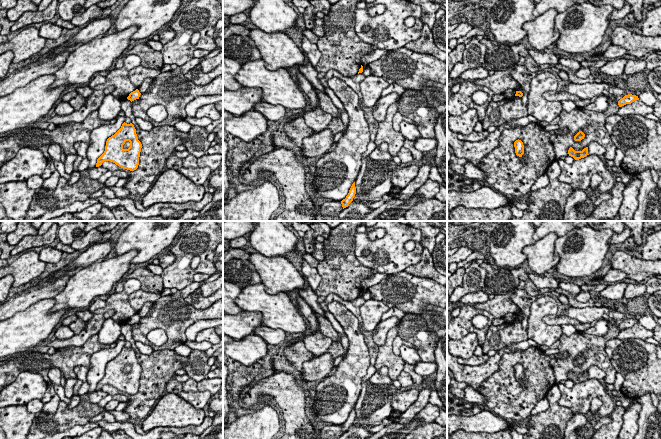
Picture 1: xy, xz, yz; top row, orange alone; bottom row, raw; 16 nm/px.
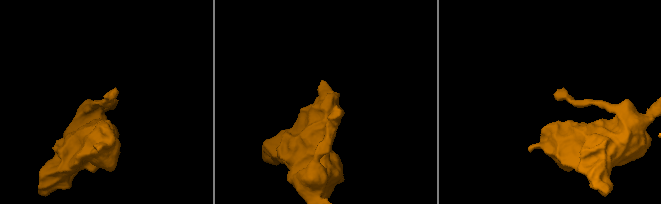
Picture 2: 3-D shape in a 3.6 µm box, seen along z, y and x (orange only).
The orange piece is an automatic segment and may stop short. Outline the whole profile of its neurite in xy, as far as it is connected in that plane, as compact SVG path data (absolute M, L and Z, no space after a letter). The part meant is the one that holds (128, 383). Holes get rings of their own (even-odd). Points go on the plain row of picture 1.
M123 347L121 352L106 365L104 377L97 383L96 391L110 385L123 393L134 395L138 392L142 368L138 364L132 347Z

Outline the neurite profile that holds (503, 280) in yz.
M483 262L480 265L487 272L485 278L485 292L488 295L502 295L514 291L521 281L525 283L523 290L530 296L542 296L544 288L538 288L523 268L504 266L494 269L491 264Z

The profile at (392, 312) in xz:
M390 308L386 313L382 315L381 320L384 321L390 319L391 317L397 317L398 319L402 320L408 314L409 313L401 311L397 308Z

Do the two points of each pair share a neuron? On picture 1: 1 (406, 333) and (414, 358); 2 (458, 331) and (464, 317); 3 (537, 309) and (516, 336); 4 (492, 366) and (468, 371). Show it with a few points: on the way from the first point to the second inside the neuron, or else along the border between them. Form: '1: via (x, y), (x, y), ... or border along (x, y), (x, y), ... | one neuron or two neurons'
1: border along (416, 349), (421, 360) | two neurons
2: via (458, 328), (464, 320) | one neuron
3: border along (525, 330), (528, 338) | two neurons
4: via (486, 370), (474, 371) | one neuron

